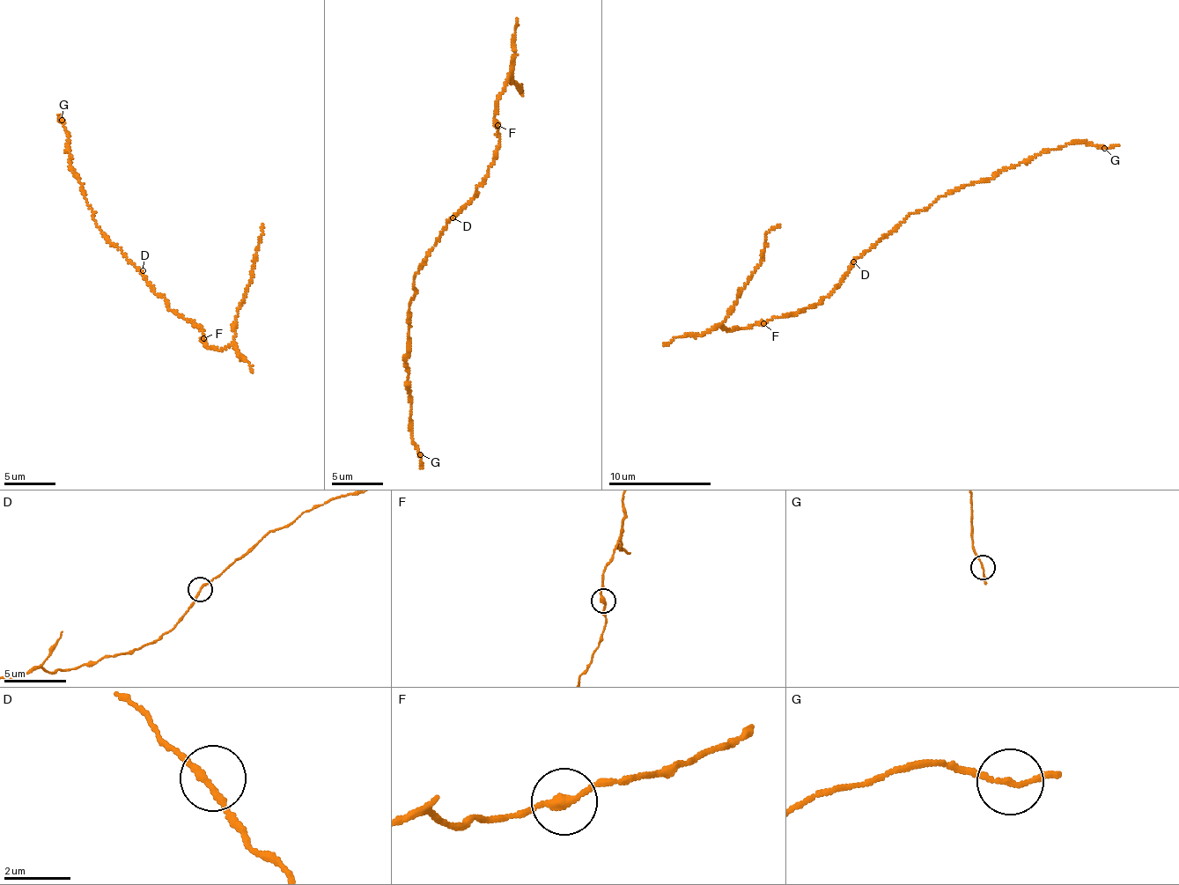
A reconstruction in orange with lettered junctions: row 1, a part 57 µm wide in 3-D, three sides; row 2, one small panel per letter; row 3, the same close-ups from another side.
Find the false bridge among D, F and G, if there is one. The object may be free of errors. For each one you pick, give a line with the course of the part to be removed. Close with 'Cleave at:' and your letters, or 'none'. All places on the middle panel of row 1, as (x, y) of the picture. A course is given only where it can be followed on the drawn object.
Cleave at: none

